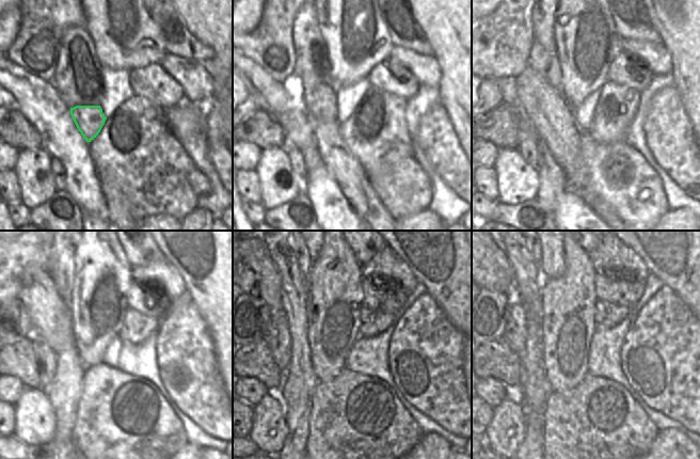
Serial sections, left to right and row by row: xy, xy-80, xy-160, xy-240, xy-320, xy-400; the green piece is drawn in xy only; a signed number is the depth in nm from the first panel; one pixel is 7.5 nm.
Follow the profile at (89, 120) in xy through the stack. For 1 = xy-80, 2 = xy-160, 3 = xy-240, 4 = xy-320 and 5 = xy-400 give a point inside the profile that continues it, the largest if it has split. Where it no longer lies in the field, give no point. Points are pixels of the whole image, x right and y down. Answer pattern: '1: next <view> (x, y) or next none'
1: next xy-80 (319, 100)
2: next xy-160 (543, 62)
3: next xy-240 (62, 254)
4: next xy-320 (301, 252)
5: next xy-400 (536, 252)

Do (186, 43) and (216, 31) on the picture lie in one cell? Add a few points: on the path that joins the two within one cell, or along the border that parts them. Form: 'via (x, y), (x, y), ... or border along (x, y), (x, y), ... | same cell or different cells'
border along (181, 19), (197, 38), (212, 49), (210, 60) | different cells

